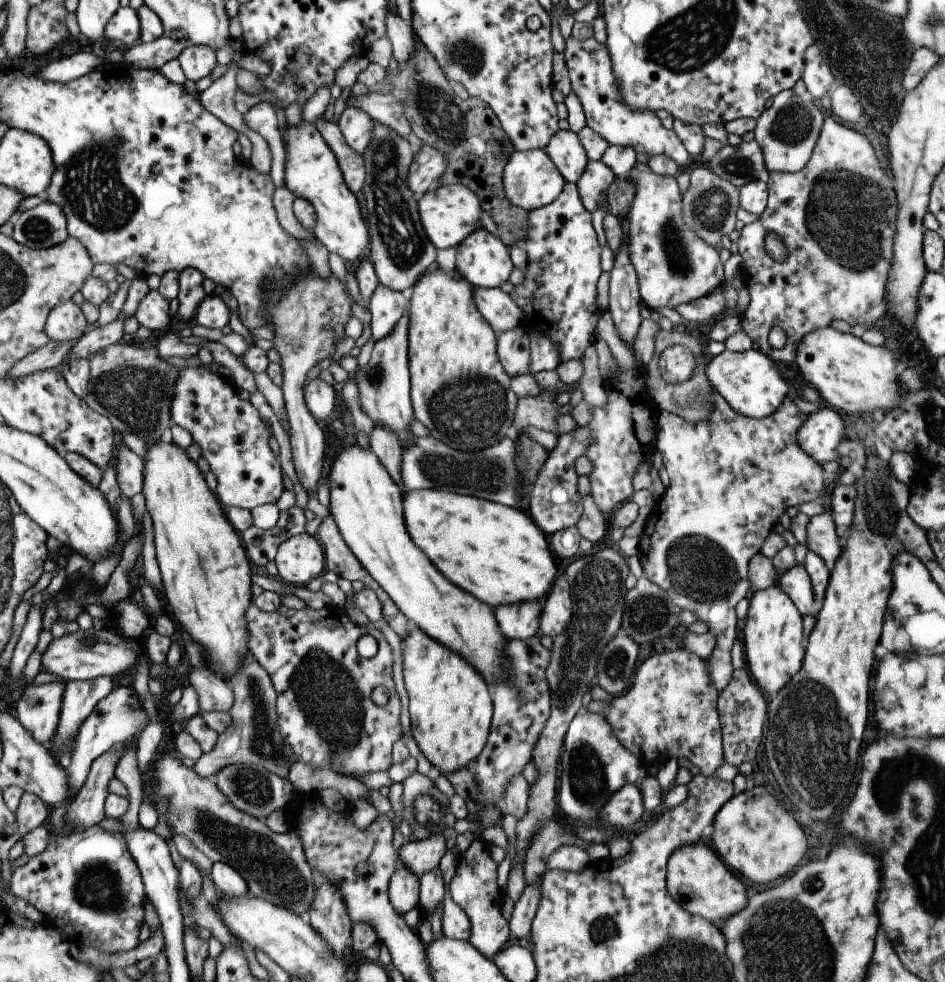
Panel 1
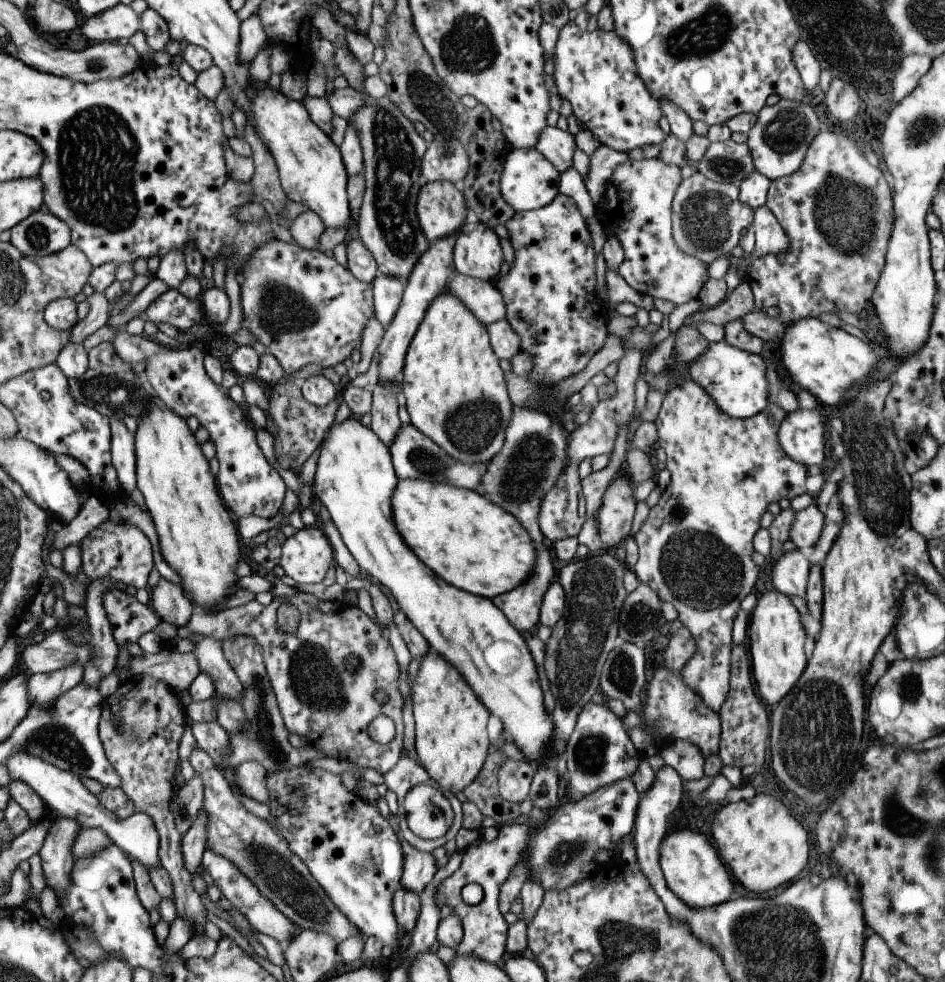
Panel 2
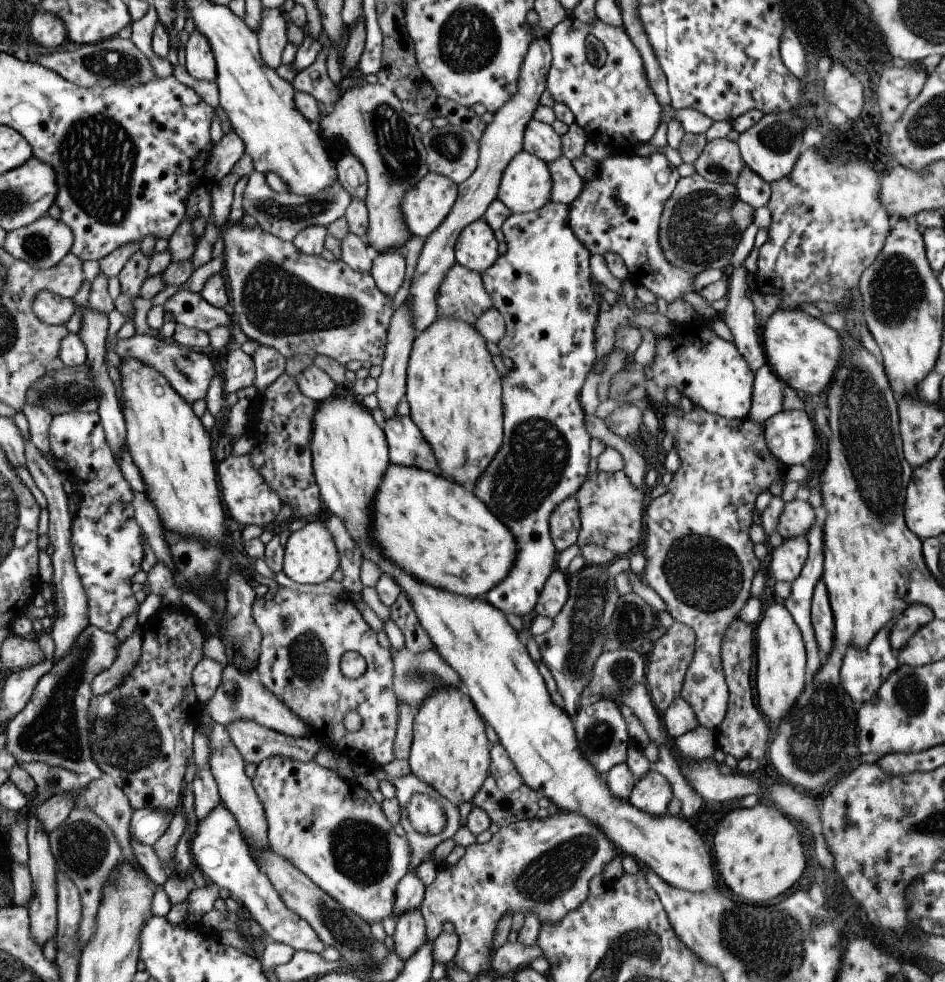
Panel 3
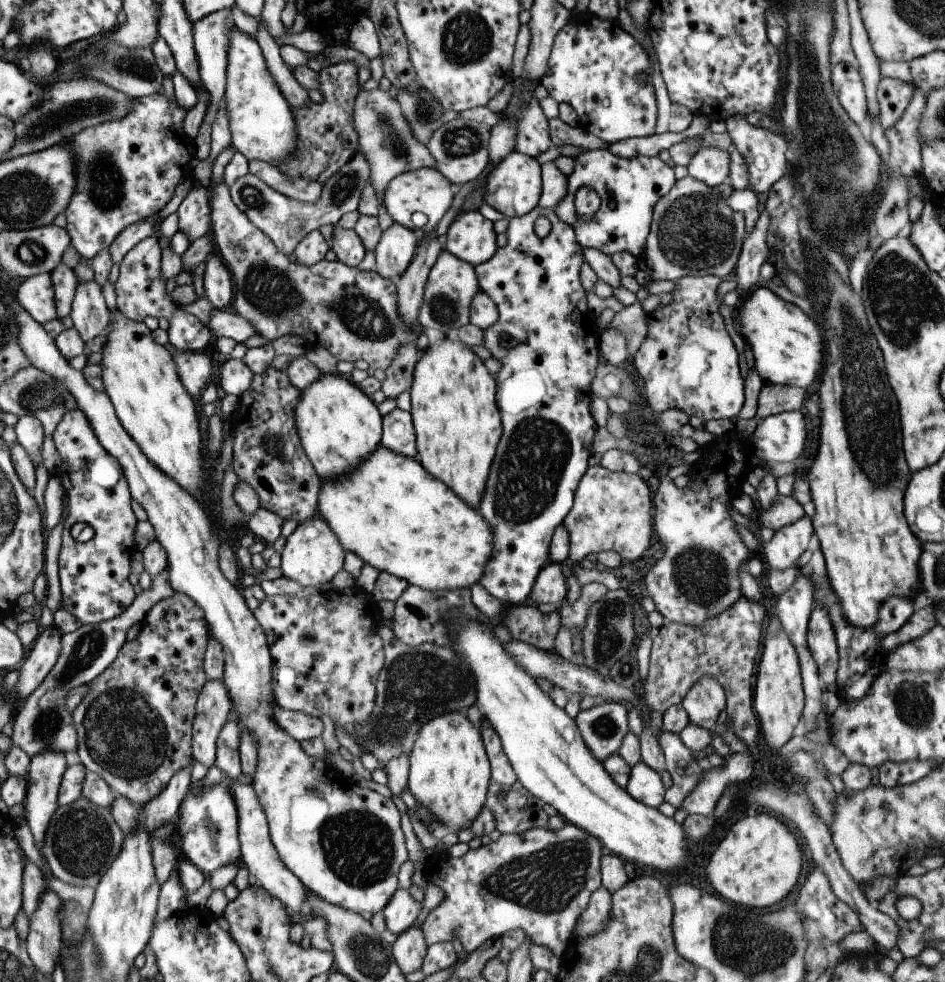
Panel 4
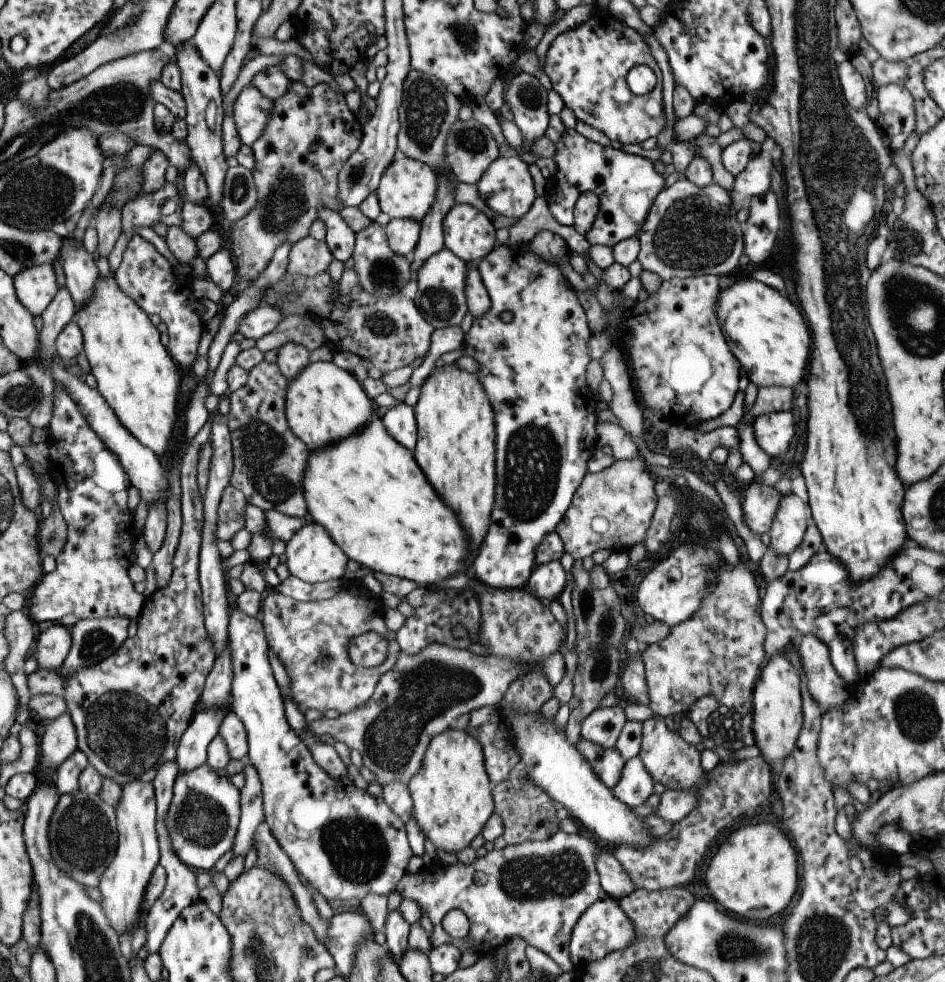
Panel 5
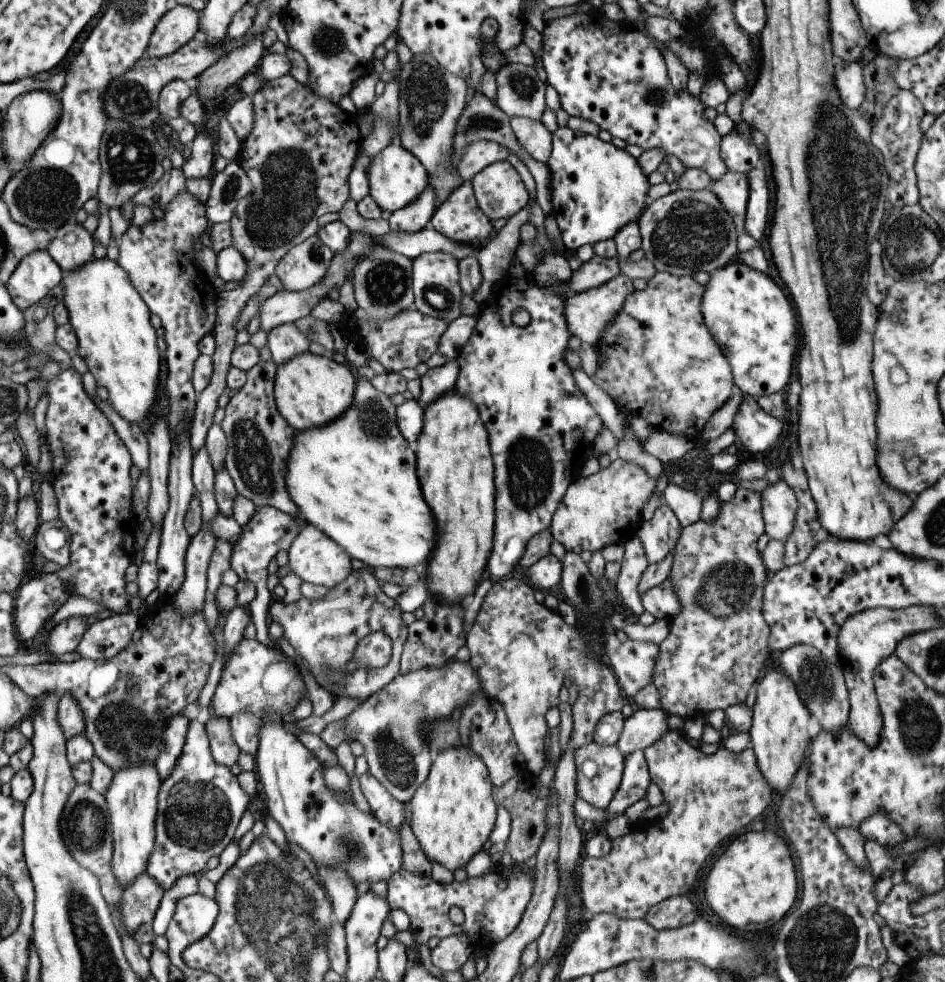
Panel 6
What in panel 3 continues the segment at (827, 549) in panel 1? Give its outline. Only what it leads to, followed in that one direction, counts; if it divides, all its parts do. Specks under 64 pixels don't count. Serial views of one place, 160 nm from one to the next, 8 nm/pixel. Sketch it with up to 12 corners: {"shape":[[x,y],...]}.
{"shape":[[787,502],[777,520],[783,540],[806,536],[815,516],[807,502]]}

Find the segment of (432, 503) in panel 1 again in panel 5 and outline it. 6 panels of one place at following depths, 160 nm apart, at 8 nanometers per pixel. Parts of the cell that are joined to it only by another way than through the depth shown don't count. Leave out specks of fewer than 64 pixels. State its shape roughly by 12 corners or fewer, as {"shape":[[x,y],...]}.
{"shape":[[374,404],[303,472],[364,570],[435,585],[467,542]]}

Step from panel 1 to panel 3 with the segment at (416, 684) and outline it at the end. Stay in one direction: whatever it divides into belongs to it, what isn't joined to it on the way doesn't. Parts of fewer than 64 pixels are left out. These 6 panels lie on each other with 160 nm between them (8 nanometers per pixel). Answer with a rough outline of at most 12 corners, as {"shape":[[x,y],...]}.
{"shape":[[458,688],[415,710],[408,763],[454,806],[488,776],[485,727]]}

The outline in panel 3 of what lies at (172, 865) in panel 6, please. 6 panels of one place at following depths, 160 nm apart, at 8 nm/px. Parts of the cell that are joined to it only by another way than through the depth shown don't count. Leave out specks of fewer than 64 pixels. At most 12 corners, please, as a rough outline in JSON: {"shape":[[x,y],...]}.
{"shape":[[221,803],[197,822],[193,865],[272,942],[321,953]]}

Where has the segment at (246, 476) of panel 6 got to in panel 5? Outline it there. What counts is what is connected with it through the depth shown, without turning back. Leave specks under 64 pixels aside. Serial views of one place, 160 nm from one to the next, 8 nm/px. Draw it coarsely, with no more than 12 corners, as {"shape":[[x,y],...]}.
{"shape":[[251,368],[230,392],[229,485],[306,519],[309,451],[287,427],[288,381]]}

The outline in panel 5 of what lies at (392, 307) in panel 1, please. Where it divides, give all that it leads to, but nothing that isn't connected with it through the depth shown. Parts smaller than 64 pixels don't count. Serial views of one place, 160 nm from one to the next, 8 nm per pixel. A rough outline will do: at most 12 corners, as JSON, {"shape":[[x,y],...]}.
{"shape":[[390,219],[384,234],[395,256],[409,259],[420,222]]}

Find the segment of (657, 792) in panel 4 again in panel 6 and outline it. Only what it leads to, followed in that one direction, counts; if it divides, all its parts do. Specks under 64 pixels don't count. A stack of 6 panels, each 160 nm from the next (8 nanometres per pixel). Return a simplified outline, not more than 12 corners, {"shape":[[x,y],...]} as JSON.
{"shape":[[643,752],[625,757],[605,810],[612,821],[644,798],[650,778]]}

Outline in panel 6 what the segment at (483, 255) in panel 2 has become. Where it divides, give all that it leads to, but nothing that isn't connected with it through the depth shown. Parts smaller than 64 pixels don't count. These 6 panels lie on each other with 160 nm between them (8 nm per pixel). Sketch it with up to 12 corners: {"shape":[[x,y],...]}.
{"shape":[[465,181],[427,225],[455,244],[478,247],[490,221]]}

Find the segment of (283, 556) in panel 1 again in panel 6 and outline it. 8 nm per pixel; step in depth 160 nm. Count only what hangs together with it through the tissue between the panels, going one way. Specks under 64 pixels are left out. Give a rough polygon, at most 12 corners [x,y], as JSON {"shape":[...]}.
{"shape":[[306,524],[289,548],[299,580],[333,588],[351,572],[349,556]]}

